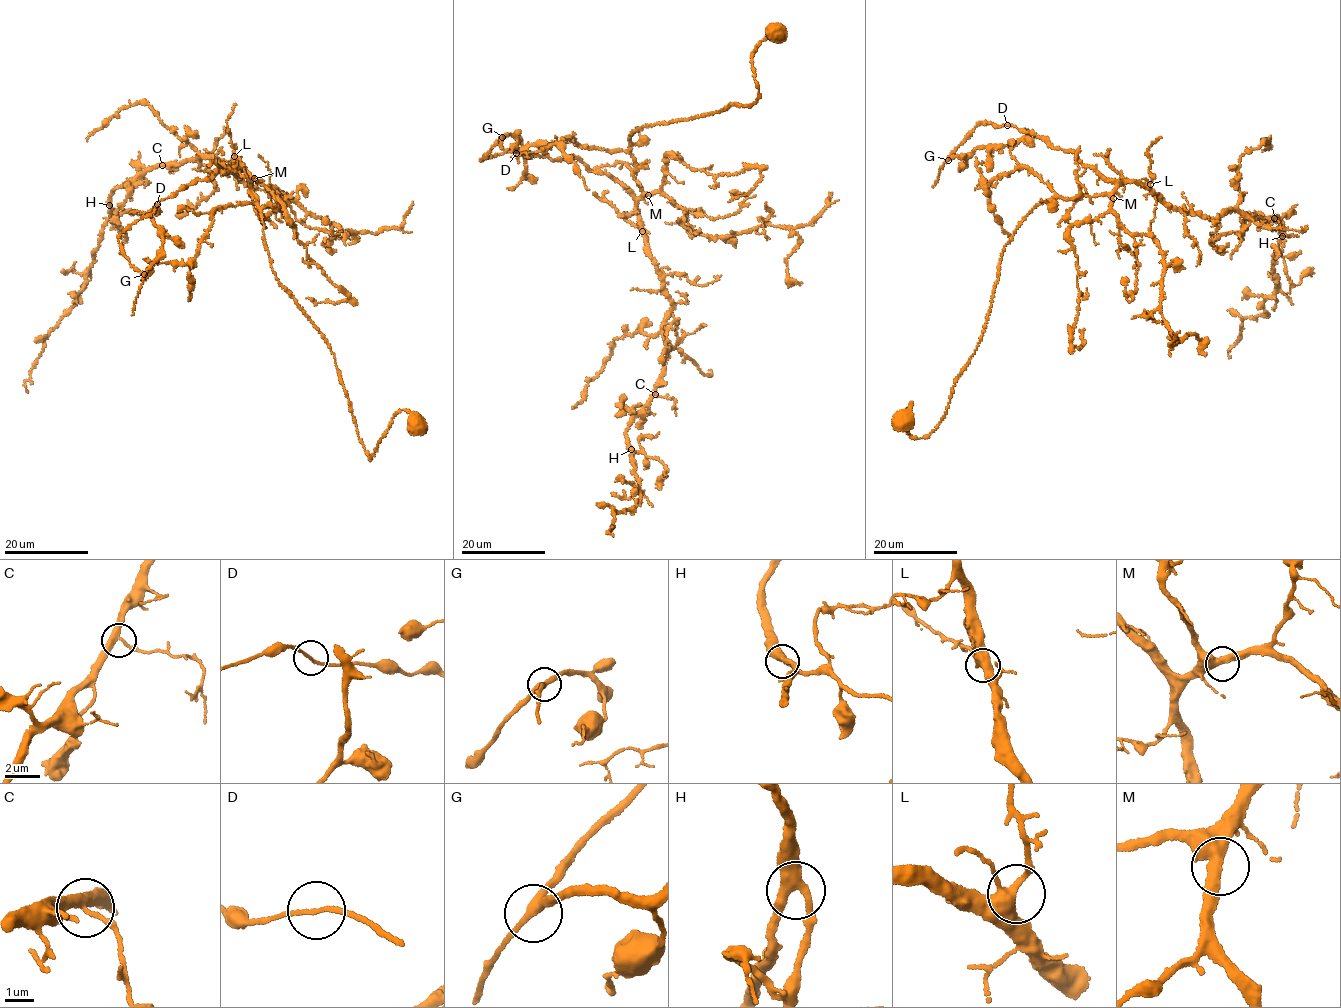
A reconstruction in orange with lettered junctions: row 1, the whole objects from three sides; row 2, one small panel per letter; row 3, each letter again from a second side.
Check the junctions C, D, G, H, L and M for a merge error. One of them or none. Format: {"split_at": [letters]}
{"split_at": []}

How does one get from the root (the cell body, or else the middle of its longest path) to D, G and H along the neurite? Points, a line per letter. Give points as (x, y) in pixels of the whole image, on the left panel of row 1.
D: (413, 425), (410, 414), (399, 411), (368, 456), (331, 348), (273, 271), (244, 170), (216, 171), (157, 204)
G: (413, 425), (399, 411), (368, 456), (331, 348), (273, 271), (243, 169), (126, 226), (122, 253), (144, 274)
H: (413, 425), (399, 411), (368, 456), (236, 158), (163, 163), (109, 205)

